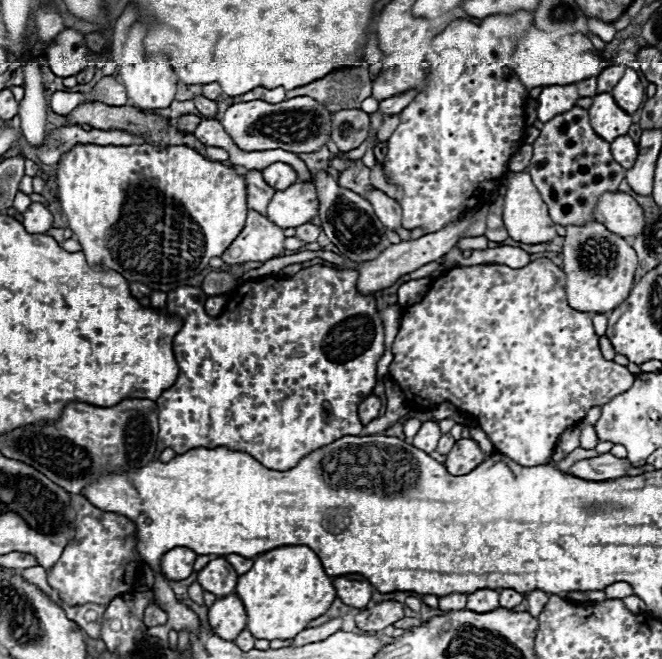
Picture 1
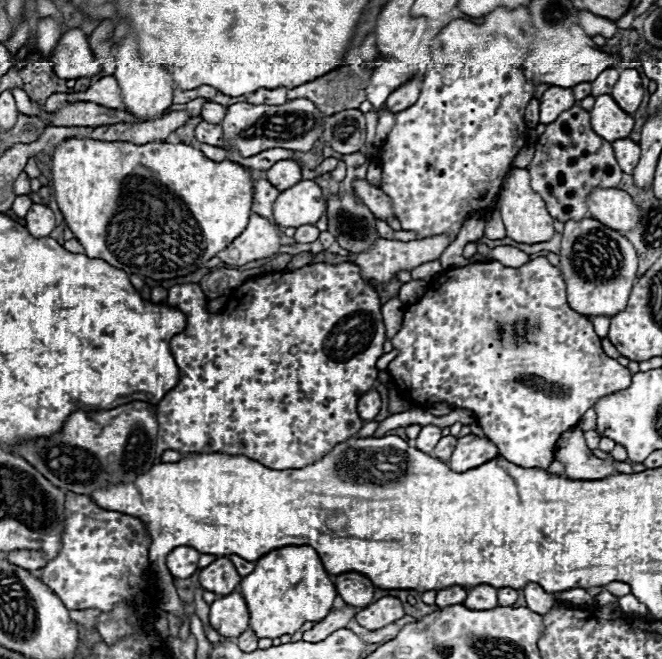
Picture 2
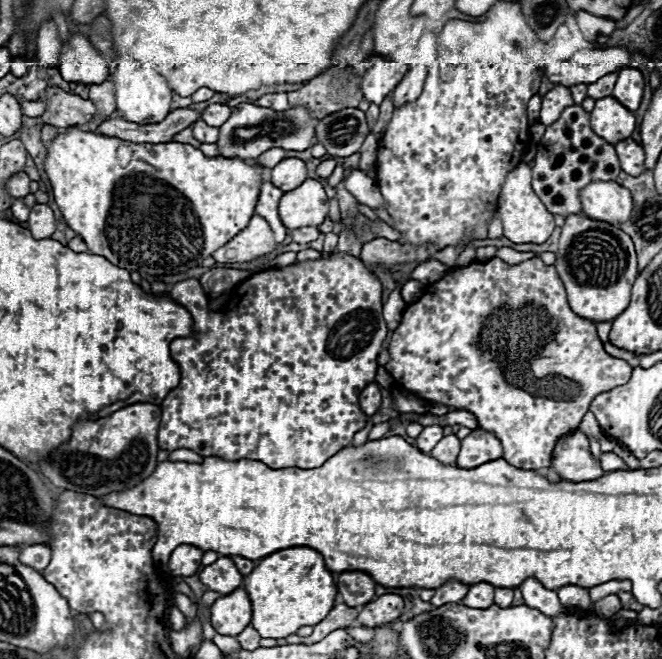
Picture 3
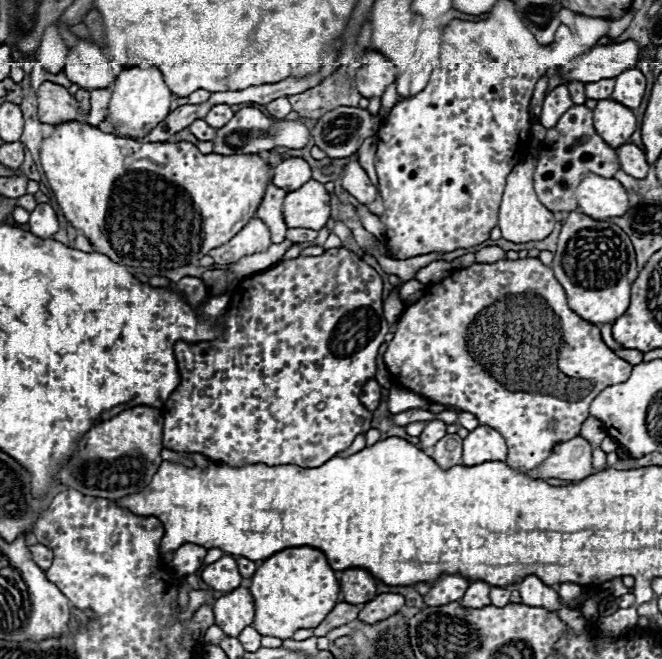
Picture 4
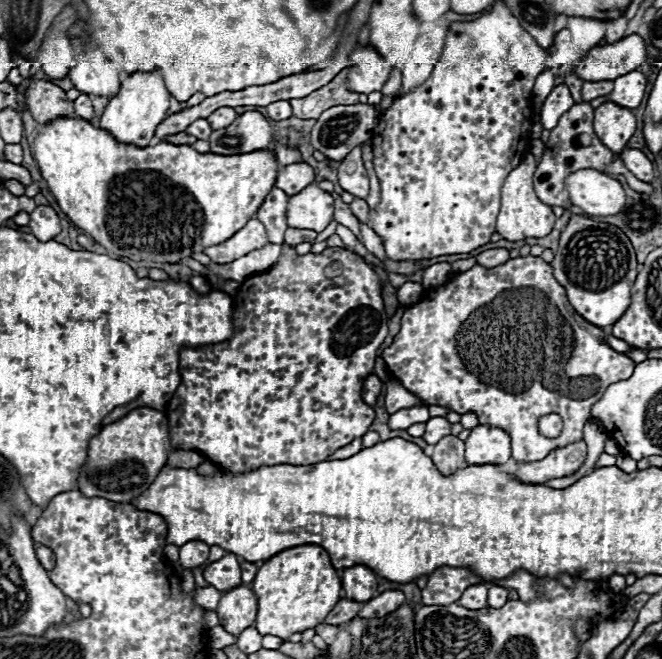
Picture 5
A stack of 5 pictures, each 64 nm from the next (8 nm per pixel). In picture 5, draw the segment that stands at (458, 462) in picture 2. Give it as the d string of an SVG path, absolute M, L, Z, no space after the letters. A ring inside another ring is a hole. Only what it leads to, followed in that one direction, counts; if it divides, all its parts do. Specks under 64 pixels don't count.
M480 424L470 430L466 440L466 462L470 466L506 464L512 456L510 434L502 428Z

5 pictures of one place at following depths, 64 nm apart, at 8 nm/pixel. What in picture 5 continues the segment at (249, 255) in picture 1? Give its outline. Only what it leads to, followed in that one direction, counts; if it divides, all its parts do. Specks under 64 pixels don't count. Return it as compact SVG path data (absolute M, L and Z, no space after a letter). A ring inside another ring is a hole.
M252 218L244 228L240 228L230 240L204 248L204 254L210 256L212 262L218 264L228 264L240 256L246 256L252 250L262 248L264 244L268 244L266 238L266 230L262 226L262 222L258 222L256 218Z

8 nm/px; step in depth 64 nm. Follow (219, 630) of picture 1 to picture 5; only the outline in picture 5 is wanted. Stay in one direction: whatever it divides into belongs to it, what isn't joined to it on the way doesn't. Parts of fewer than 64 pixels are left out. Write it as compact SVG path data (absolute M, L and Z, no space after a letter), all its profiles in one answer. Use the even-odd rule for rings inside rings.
M240 584L232 590L228 590L216 608L220 624L234 636L238 636L242 630L254 624L256 612L258 612L258 598L252 592L252 588Z

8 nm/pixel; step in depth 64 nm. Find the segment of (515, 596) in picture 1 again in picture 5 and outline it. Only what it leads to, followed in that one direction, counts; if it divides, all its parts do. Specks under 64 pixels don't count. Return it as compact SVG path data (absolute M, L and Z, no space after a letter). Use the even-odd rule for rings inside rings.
M490 586L488 588L488 606L490 608L502 608L508 600L508 590L502 586Z

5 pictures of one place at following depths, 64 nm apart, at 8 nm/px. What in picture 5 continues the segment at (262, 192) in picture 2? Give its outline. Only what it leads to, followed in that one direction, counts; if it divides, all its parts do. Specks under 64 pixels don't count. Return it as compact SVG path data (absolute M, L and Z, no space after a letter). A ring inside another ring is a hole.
M272 188L256 214L256 218L266 226L268 240L272 244L284 242L284 232L288 228L286 208L288 208L288 194L282 192L280 188Z

